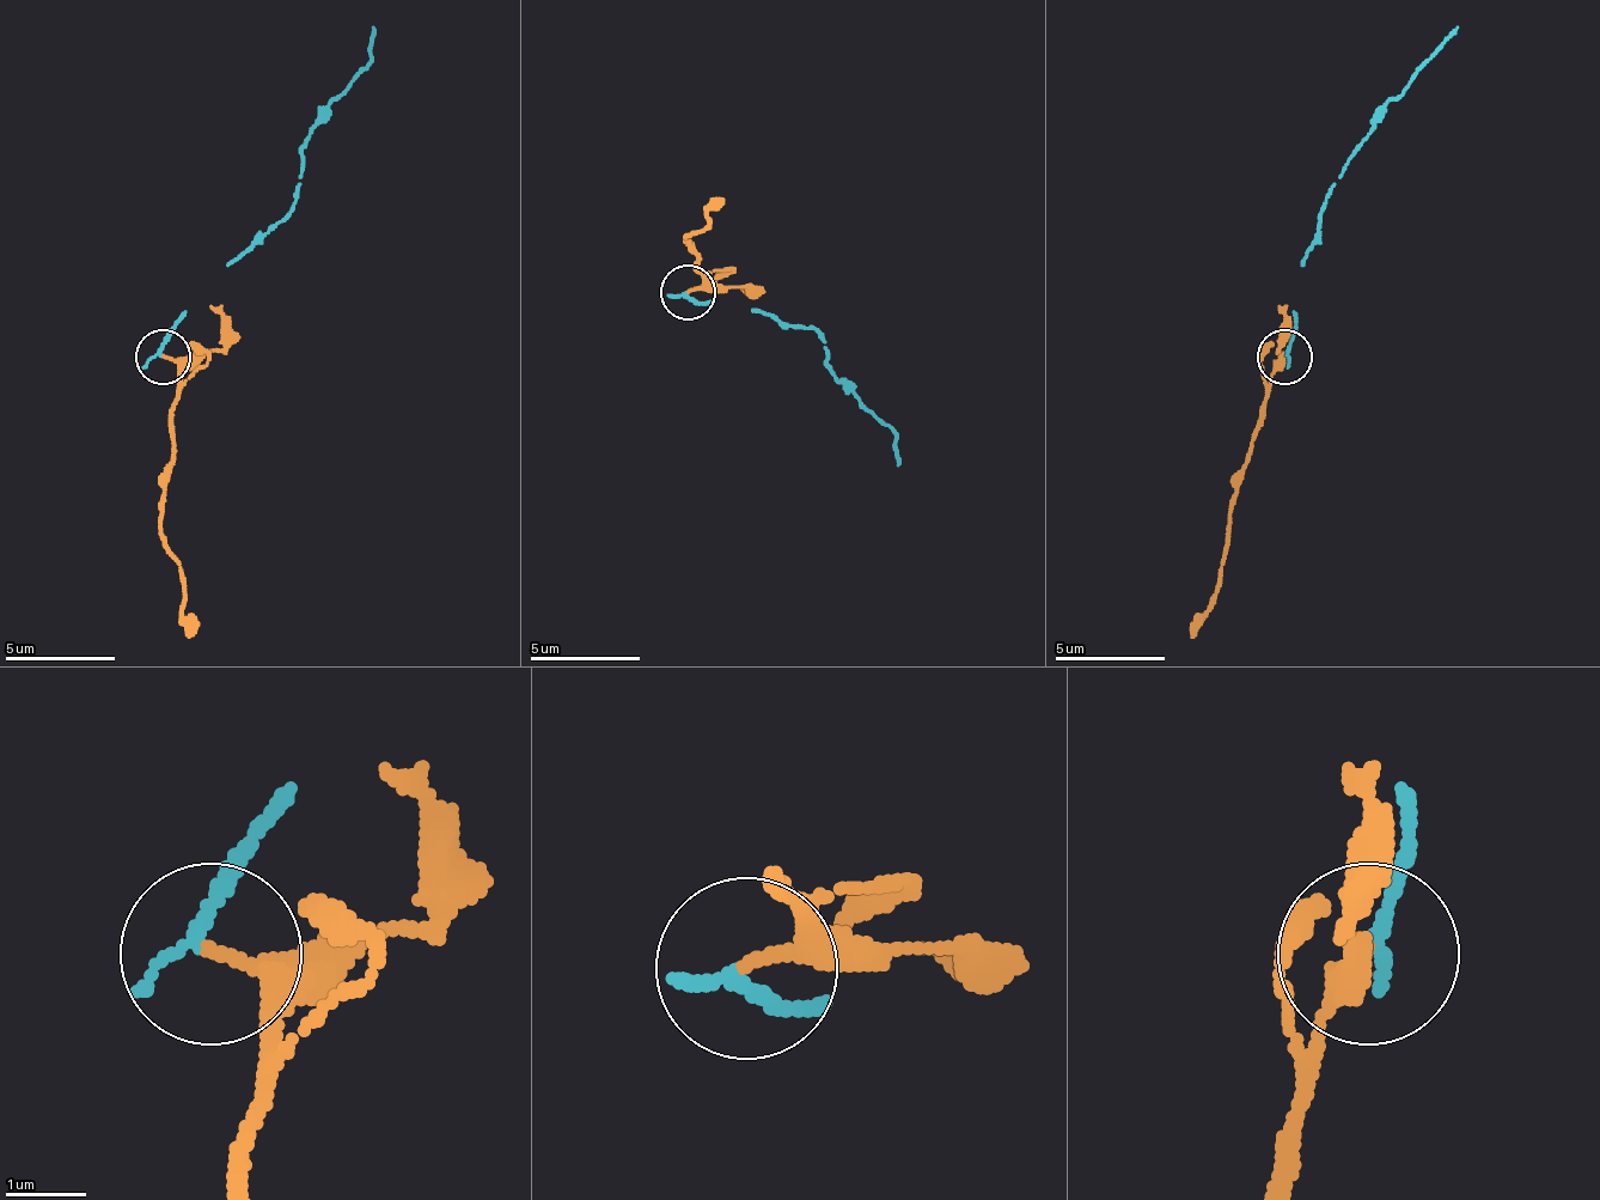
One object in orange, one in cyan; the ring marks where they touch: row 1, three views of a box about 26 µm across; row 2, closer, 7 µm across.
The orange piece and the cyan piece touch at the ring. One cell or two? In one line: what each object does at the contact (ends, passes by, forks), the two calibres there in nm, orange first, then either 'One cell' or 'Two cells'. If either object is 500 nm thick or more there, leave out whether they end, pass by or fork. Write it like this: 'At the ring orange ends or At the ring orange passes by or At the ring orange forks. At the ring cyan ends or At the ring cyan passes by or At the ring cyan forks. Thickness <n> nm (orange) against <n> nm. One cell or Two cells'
At the ring orange ends. At the ring cyan ends. Thickness 190 nm (orange) against 180 nm. Two cells

